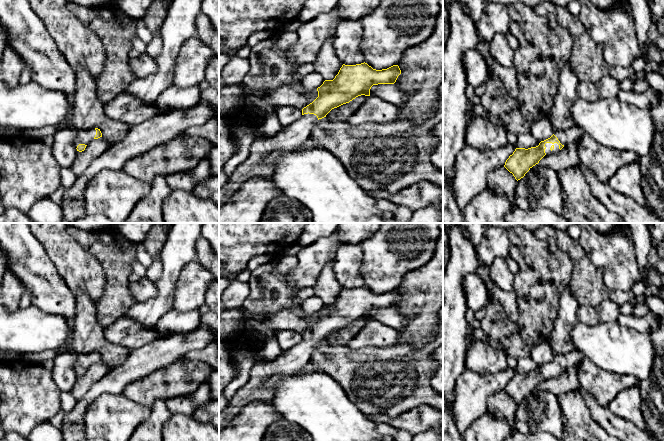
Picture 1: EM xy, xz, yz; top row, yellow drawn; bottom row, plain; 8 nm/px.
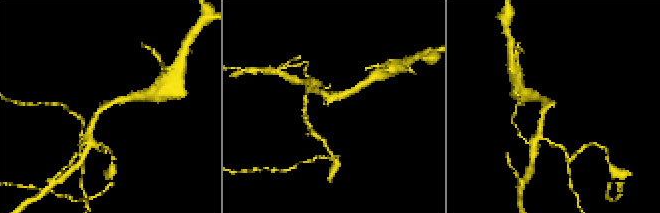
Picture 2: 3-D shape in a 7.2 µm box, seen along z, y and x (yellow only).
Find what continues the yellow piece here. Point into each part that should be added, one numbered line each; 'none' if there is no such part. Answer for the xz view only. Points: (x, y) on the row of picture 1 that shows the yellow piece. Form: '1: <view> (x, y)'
1: xz (290, 137)

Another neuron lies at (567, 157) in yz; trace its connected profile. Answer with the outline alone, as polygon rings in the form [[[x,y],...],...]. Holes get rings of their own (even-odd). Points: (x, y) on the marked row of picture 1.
[[[577,143],[566,145],[556,153],[545,155],[538,164],[556,172],[576,166],[579,162],[577,147]]]

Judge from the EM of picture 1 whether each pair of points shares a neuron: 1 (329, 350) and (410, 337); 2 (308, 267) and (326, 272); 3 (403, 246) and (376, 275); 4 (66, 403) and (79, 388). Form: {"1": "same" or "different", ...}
{"1": "different", "2": "different", "3": "same", "4": "different"}

